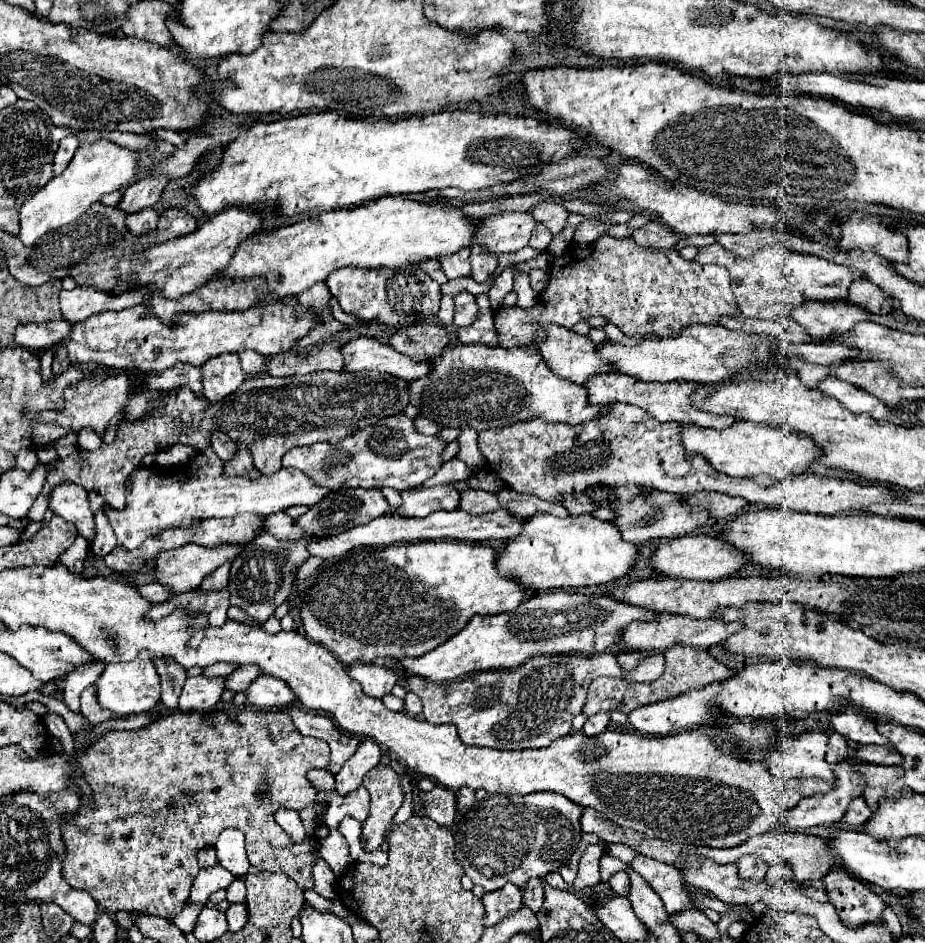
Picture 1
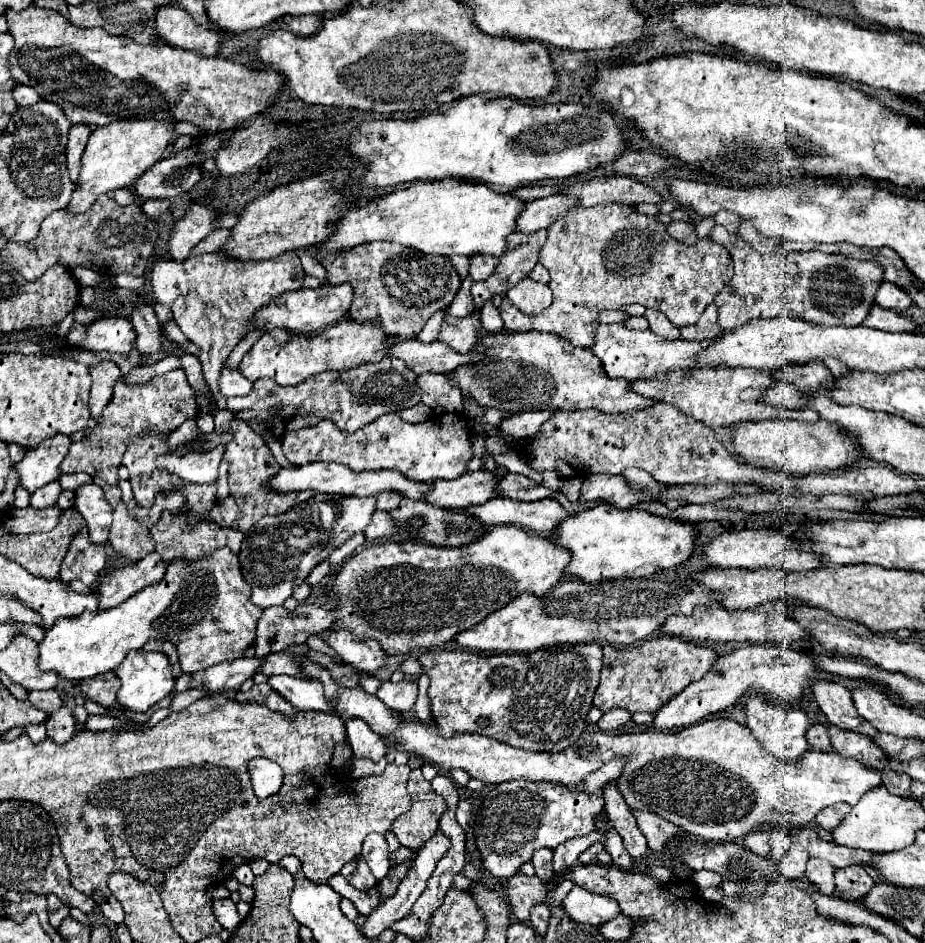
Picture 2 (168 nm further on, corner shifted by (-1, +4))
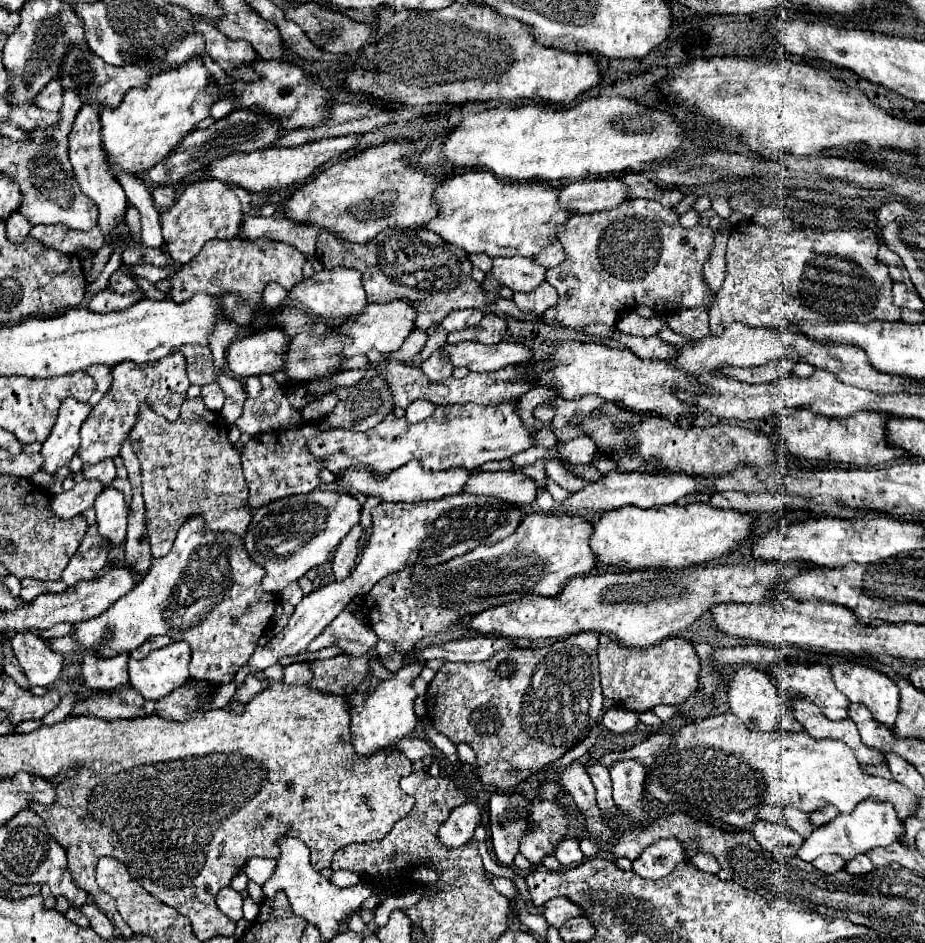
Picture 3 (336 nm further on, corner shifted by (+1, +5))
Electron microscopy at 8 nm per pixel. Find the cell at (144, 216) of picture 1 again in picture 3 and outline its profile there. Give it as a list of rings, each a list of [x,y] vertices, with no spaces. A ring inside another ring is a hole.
[[[155,186],[153,188],[153,198],[159,208],[167,208],[175,200],[175,188],[173,186]]]

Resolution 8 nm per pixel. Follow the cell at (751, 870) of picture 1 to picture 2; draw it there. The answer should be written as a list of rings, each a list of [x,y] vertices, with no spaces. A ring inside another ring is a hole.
[[[755,831],[755,833],[749,833],[745,839],[743,839],[743,845],[755,853],[755,855],[761,855],[761,857],[767,857],[771,853],[771,843],[769,843],[769,833],[765,831]]]

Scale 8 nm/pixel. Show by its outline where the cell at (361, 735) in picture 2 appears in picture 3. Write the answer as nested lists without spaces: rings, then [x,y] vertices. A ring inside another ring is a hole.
[[[407,660],[391,678],[379,682],[363,704],[351,708],[353,746],[359,754],[373,754],[373,750],[385,748],[413,732],[413,728],[417,726],[417,714],[413,708],[417,692],[413,690],[413,680],[419,678],[423,668],[425,668],[423,660],[413,660],[413,662]]]

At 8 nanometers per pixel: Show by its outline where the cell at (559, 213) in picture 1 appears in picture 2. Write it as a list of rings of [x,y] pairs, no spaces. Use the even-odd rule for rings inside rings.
[[[577,207],[557,217],[547,231],[549,239],[541,249],[539,263],[551,275],[549,289],[553,291],[553,303],[539,315],[527,315],[509,299],[503,299],[499,313],[505,329],[511,333],[535,329],[563,337],[575,347],[587,347],[595,341],[599,312],[621,309],[631,303],[665,313],[681,329],[695,325],[705,307],[715,301],[717,293],[731,279],[727,249],[709,243],[709,239],[683,245],[671,239],[655,217],[637,215],[631,207]]]

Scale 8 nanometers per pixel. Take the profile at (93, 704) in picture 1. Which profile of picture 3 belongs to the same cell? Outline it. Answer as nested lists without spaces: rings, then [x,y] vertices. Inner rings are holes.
[[[93,650],[85,652],[81,668],[83,668],[87,686],[91,686],[97,692],[113,692],[117,688],[127,686],[129,682],[127,660],[129,660],[129,654],[125,652],[111,658],[97,656]]]

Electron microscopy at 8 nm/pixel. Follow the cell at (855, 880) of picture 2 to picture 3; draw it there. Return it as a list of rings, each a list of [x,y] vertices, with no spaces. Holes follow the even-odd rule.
[[[859,854],[859,856],[855,856],[853,860],[847,862],[845,870],[847,872],[853,872],[853,874],[865,874],[865,872],[871,872],[873,870],[873,862],[869,860],[867,854]]]

